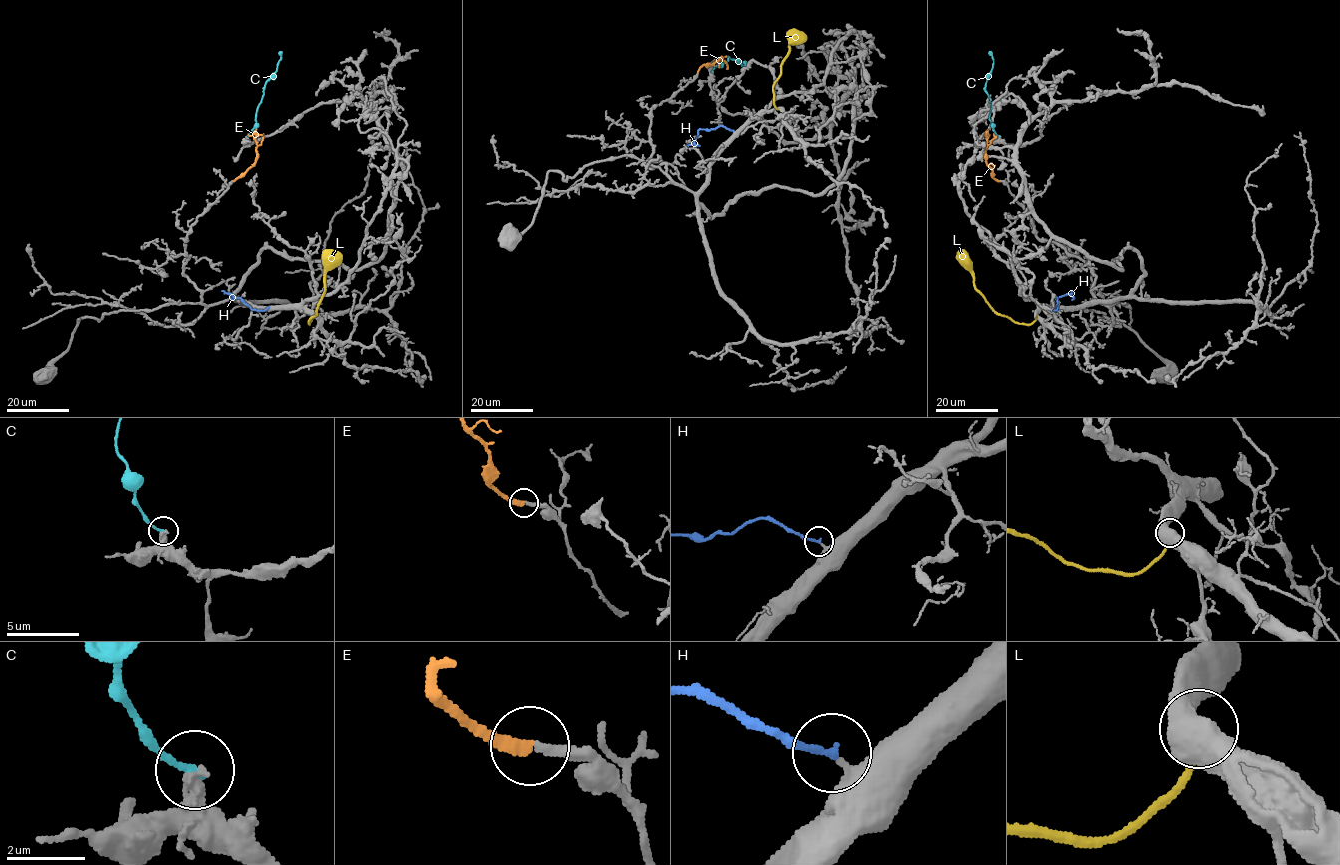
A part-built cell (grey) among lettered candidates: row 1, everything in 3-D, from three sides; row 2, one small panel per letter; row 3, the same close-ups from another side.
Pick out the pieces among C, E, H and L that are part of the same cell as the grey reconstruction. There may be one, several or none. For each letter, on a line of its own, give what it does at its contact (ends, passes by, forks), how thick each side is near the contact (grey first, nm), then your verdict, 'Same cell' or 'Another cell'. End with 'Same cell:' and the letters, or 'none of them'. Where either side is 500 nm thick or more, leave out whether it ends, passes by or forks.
C: It ends there. Thickness 200 nm (grey) against 200 nm. Another cell
E: It ends there. Thickness 240 nm (grey) against 240 nm. Same cell
H: It ends there. Thickness 440 nm (grey) against 190 nm. Same cell
L: Thickness 600 nm (grey) against 150 nm. Another cell
Same cell: E, H

